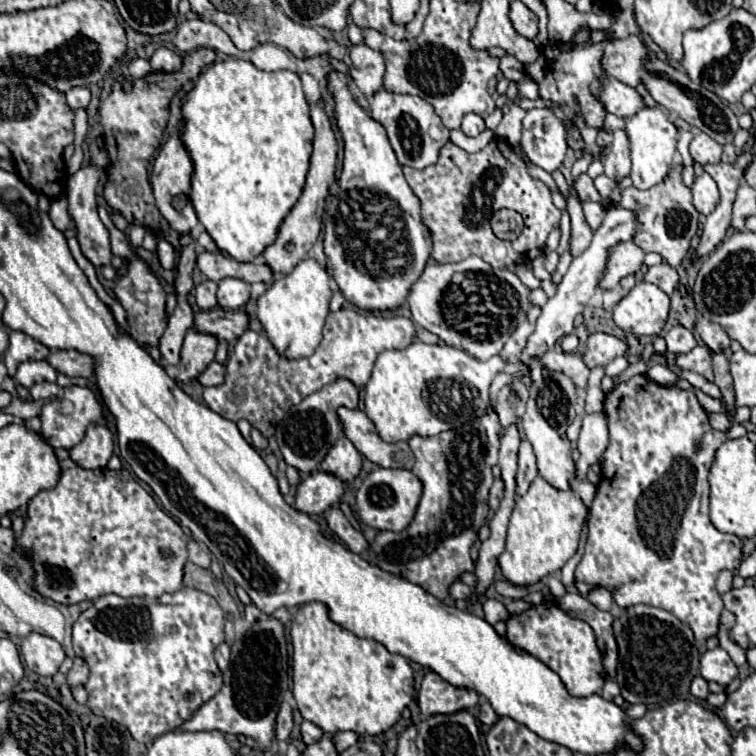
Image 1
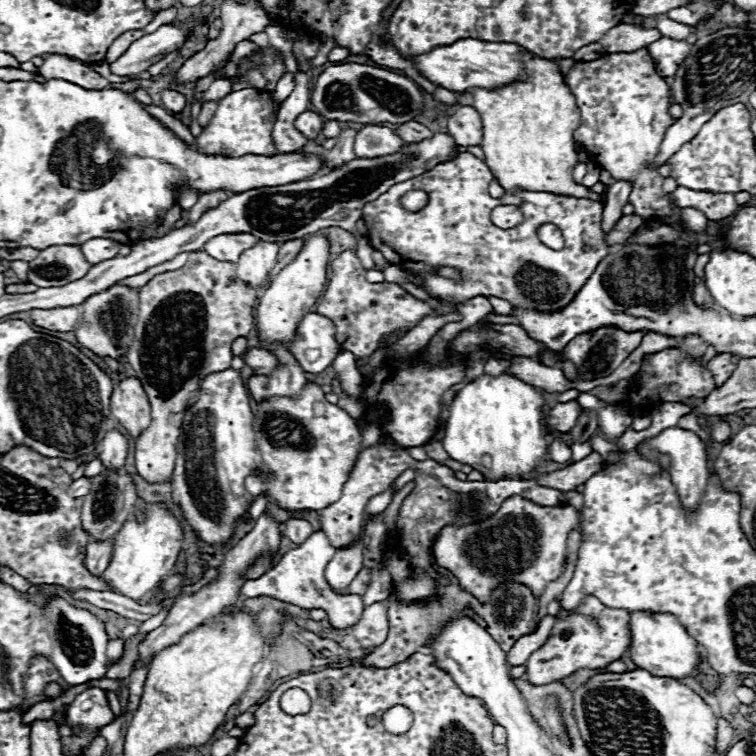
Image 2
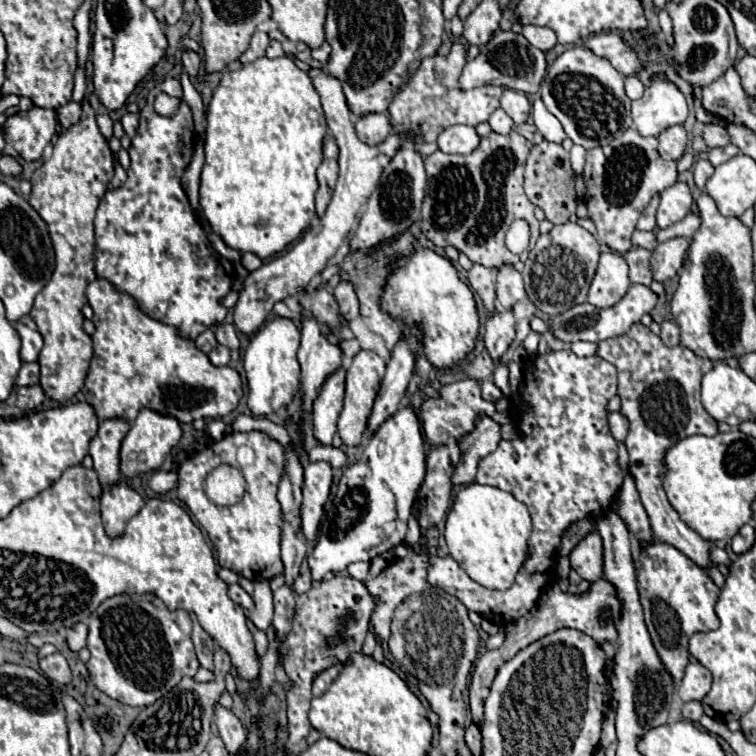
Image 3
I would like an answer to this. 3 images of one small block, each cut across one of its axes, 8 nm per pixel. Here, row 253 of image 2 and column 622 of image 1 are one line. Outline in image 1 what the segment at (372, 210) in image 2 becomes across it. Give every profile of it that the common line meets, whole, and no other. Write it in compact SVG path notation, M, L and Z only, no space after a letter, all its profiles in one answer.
M638 374L632 376L626 382L616 384L604 398L604 414L606 414L606 422L608 422L608 432L610 432L610 442L606 446L606 450L600 456L600 466L602 466L602 480L596 486L596 496L590 504L590 520L588 520L588 538L586 538L586 546L584 546L584 554L582 560L576 568L576 582L588 582L588 584L598 584L606 590L616 588L616 592L612 594L616 604L620 608L630 608L636 604L646 604L646 606L654 606L654 608L664 608L668 612L672 612L678 620L682 620L686 626L692 628L694 636L698 642L708 640L710 636L716 636L718 632L718 624L720 624L720 612L724 608L720 594L716 592L714 584L716 584L716 576L722 570L736 570L740 566L742 560L742 540L736 538L734 534L724 534L720 530L716 530L712 526L709 518L709 494L710 485L708 482L708 474L710 468L716 460L716 450L726 442L726 432L714 430L708 422L708 414L706 410L700 406L698 398L694 396L694 392L688 390L680 390L676 386L660 386L654 380L650 380L646 374Z

